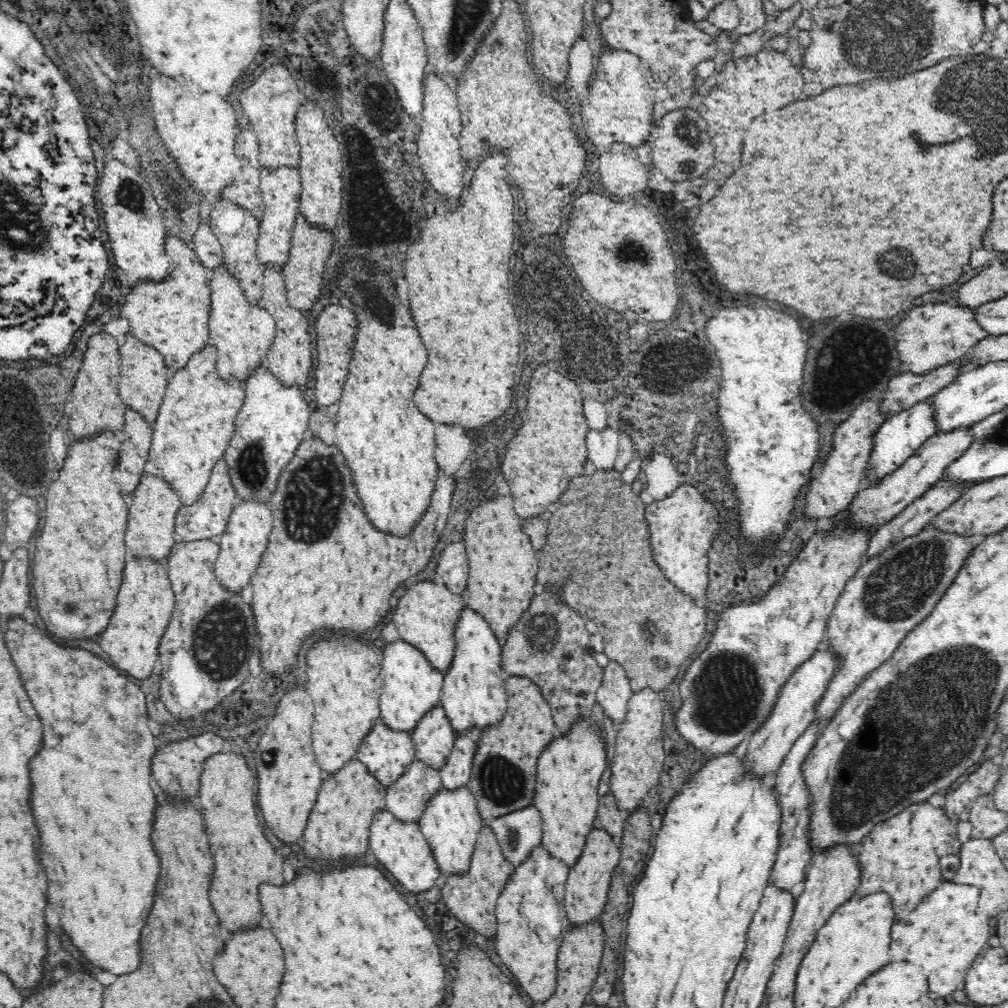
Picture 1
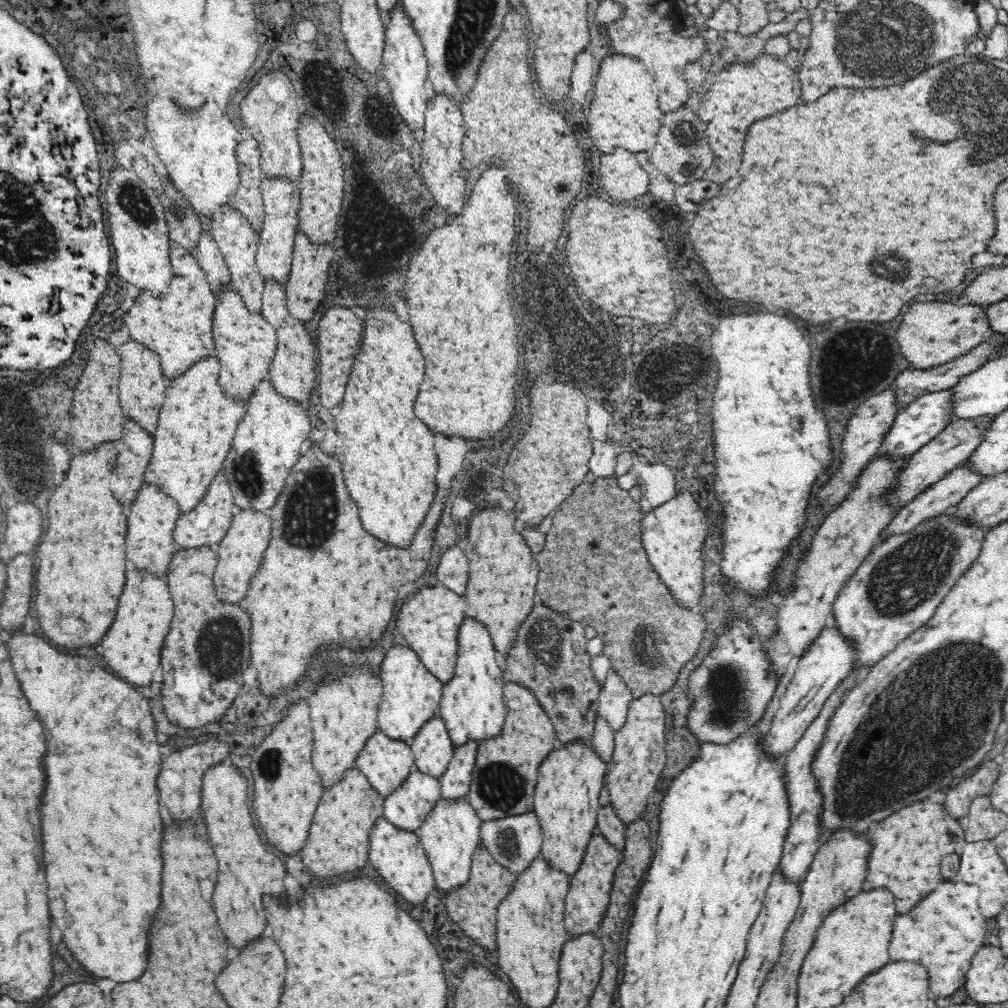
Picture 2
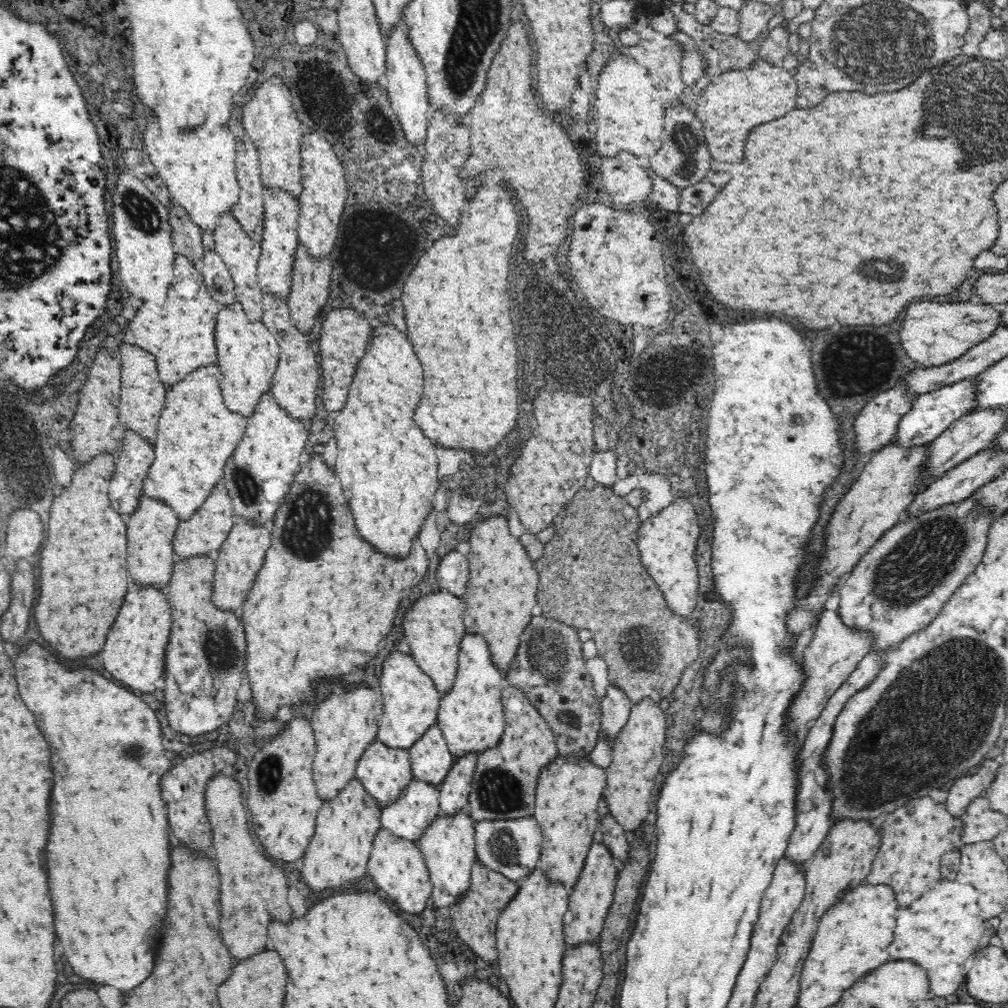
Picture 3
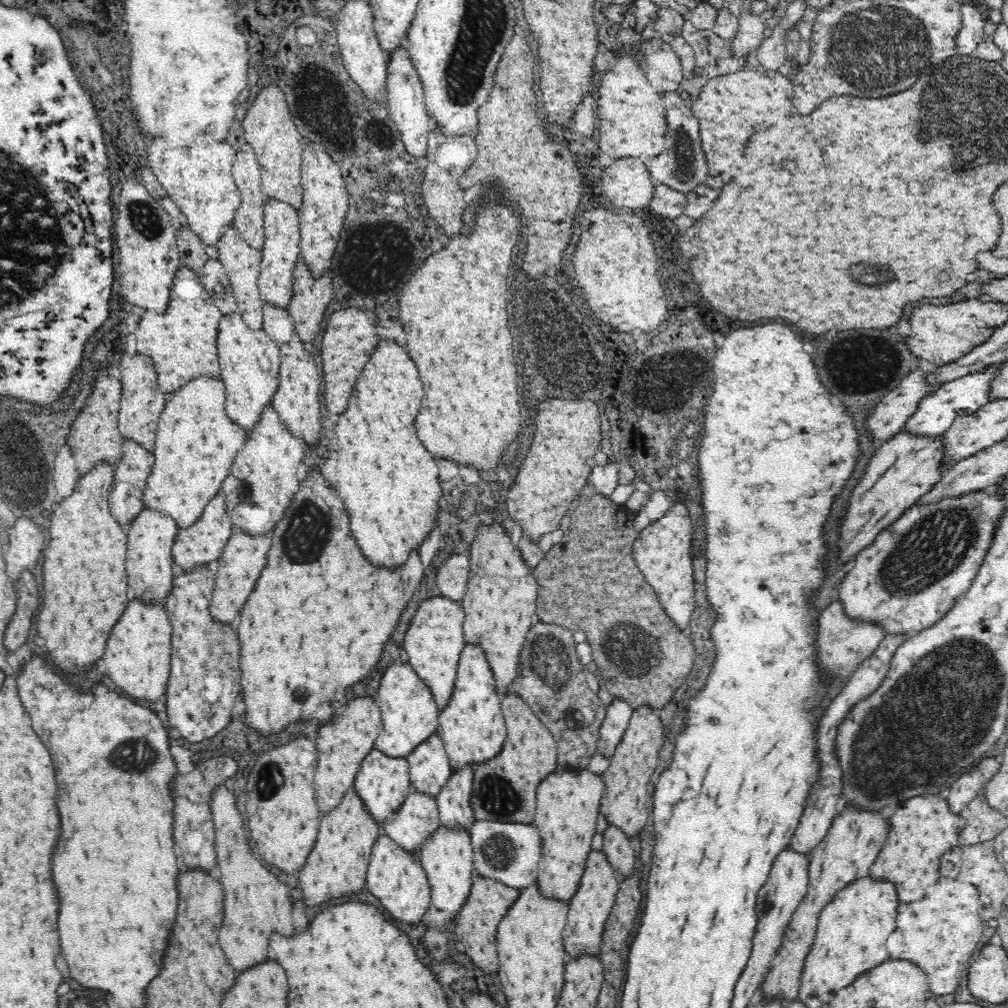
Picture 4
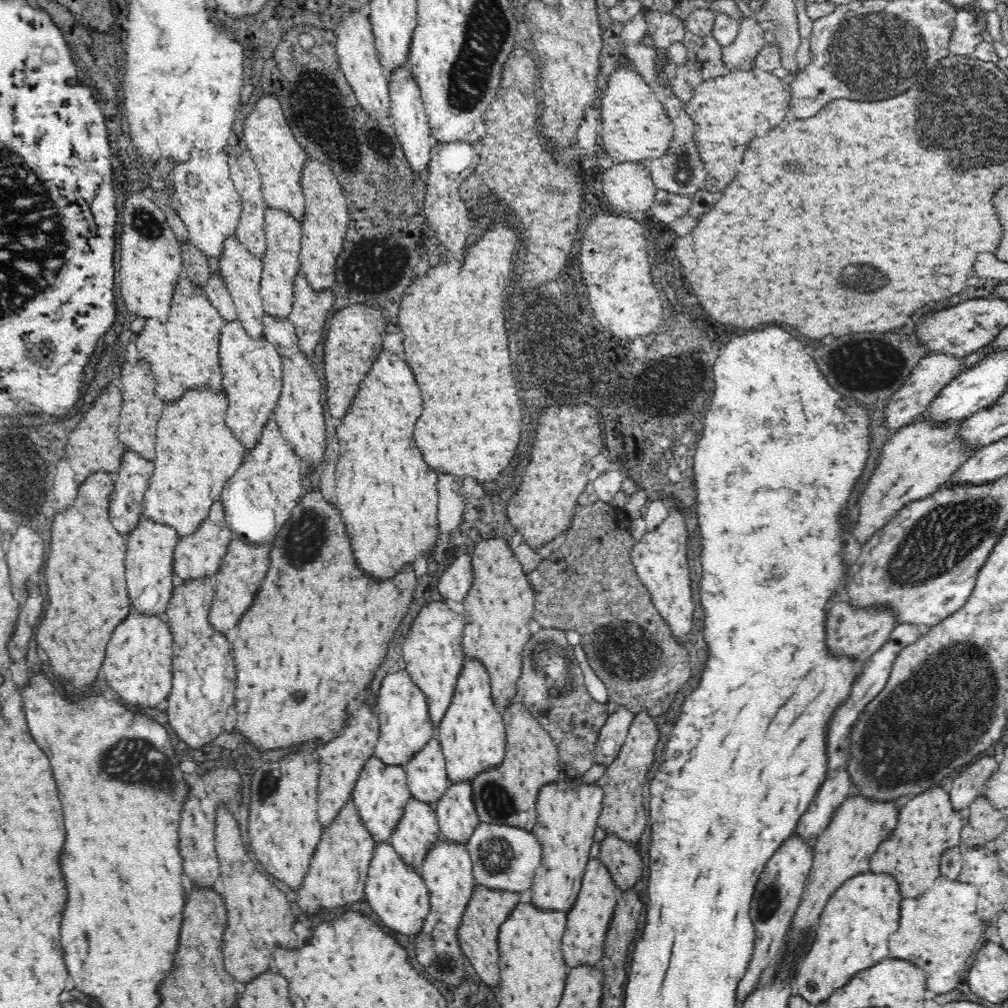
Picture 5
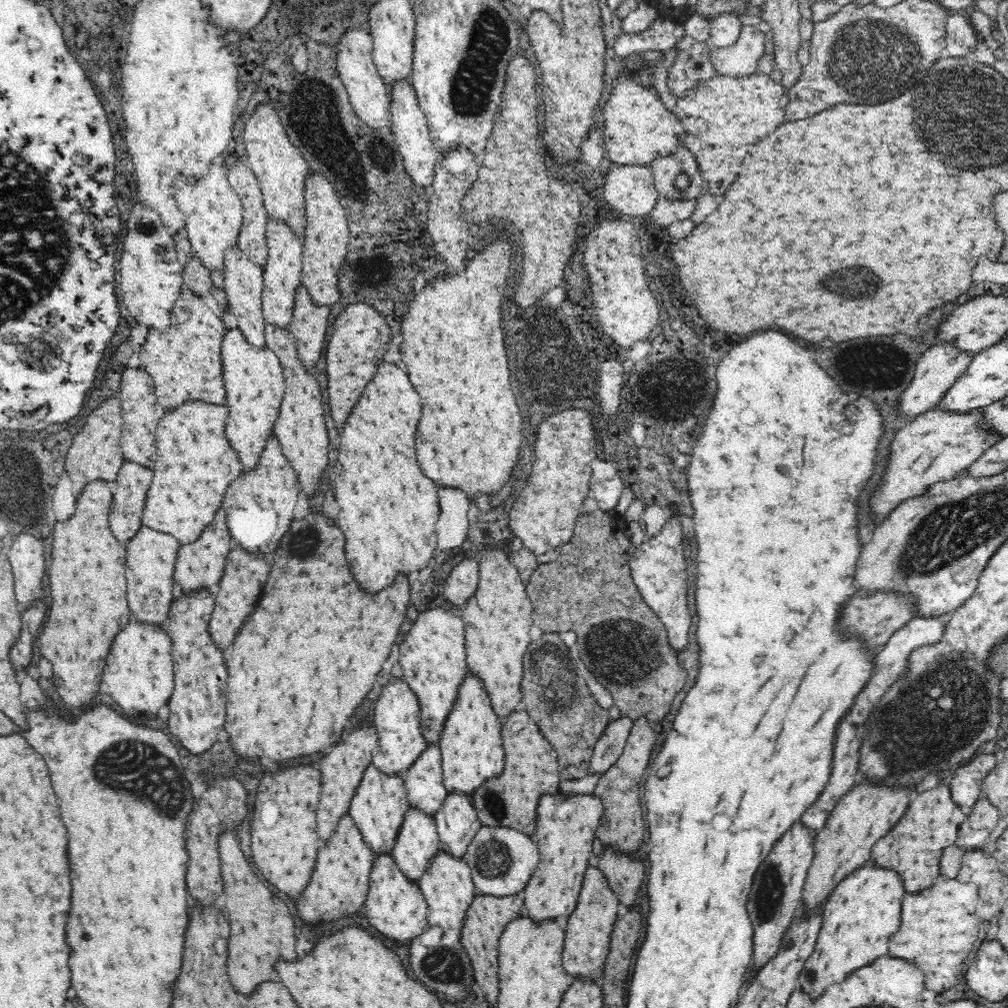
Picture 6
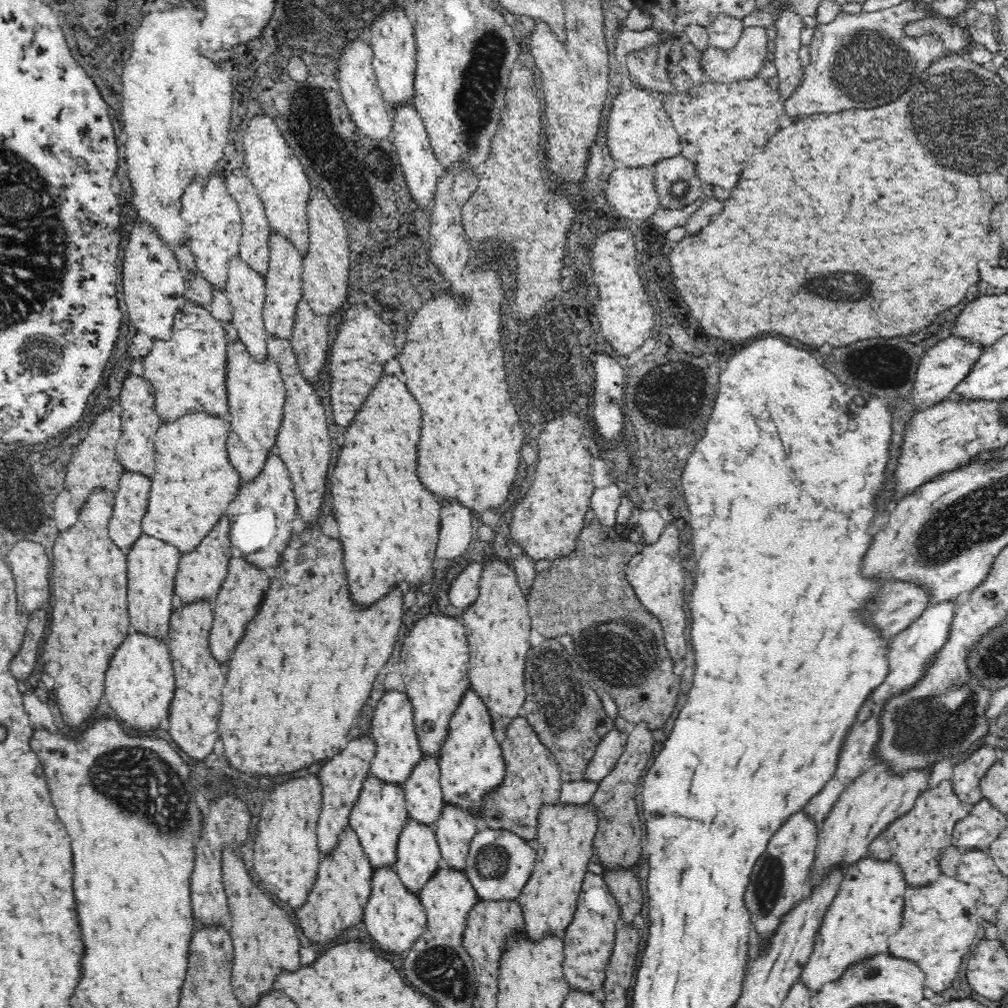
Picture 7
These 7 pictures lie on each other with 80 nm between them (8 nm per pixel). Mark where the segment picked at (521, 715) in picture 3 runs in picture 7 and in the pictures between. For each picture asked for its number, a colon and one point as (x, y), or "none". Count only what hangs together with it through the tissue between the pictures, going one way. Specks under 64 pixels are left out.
4: (503, 790)
5: (506, 793)
6: (531, 767)
7: (532, 776)

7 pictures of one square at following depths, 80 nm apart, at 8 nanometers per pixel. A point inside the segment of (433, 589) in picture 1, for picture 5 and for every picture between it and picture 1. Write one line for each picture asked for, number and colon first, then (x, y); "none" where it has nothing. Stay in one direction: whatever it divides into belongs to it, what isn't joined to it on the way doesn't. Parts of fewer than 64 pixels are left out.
2: (429, 620)
3: (432, 626)
4: (434, 640)
5: (432, 650)

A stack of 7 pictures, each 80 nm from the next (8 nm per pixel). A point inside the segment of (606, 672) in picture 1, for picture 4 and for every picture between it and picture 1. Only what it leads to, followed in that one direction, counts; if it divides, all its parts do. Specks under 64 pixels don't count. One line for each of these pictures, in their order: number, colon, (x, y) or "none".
2: (614, 698)
3: (615, 707)
4: (617, 714)

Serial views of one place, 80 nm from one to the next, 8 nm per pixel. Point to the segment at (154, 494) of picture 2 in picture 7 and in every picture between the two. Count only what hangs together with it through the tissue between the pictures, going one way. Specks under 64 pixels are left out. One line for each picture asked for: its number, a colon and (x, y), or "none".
3: (151, 528)
4: (151, 534)
5: (149, 561)
6: (150, 562)
7: (152, 563)

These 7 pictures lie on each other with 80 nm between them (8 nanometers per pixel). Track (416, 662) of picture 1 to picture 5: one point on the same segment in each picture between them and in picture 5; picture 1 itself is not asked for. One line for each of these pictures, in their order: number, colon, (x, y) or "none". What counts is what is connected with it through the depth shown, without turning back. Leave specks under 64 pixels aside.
2: (411, 693)
3: (410, 703)
4: (409, 713)
5: (403, 712)

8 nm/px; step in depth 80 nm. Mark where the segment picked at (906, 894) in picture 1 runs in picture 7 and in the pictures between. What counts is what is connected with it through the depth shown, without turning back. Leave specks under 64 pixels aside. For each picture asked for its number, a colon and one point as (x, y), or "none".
2: (906, 849)
3: (914, 838)
4: (921, 830)
5: (928, 825)
6: (930, 823)
7: (915, 842)

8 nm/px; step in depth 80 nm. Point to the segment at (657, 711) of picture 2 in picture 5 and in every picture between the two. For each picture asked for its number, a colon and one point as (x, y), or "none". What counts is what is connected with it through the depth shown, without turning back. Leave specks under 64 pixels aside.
3: (637, 756)
4: (624, 803)
5: (623, 813)

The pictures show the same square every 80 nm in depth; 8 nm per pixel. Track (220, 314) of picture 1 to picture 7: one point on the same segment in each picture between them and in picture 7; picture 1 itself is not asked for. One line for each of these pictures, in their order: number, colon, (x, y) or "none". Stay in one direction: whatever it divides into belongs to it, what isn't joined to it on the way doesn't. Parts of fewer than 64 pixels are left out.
2: (246, 341)
3: (247, 351)
4: (249, 359)
5: (251, 367)
6: (253, 377)
7: (256, 393)

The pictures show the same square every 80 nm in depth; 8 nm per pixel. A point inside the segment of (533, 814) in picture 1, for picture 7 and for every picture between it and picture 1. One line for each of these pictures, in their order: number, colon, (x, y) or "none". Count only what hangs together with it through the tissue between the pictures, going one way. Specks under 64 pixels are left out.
2: (515, 840)
3: (513, 846)
4: (510, 851)
5: (505, 857)
6: (502, 860)
7: (499, 862)

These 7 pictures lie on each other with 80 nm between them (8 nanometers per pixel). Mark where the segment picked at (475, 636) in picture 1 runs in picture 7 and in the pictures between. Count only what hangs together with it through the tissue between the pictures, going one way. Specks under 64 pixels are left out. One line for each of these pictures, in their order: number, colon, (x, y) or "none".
2: (472, 705)
3: (471, 716)
4: (471, 725)
5: (472, 735)
6: (471, 744)
7: (471, 762)

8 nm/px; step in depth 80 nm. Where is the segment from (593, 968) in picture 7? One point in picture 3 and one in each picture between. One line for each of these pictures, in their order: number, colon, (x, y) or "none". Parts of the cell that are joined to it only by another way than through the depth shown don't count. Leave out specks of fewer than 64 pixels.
3: (589, 900)
4: (590, 907)
5: (587, 920)
6: (587, 935)

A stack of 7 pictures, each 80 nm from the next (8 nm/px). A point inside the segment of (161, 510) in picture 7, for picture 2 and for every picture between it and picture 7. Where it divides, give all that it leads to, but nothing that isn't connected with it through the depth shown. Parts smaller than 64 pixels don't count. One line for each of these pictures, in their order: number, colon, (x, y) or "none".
2: (197, 422)
3: (197, 432)
4: (197, 441)
5: (196, 451)
6: (195, 462)

